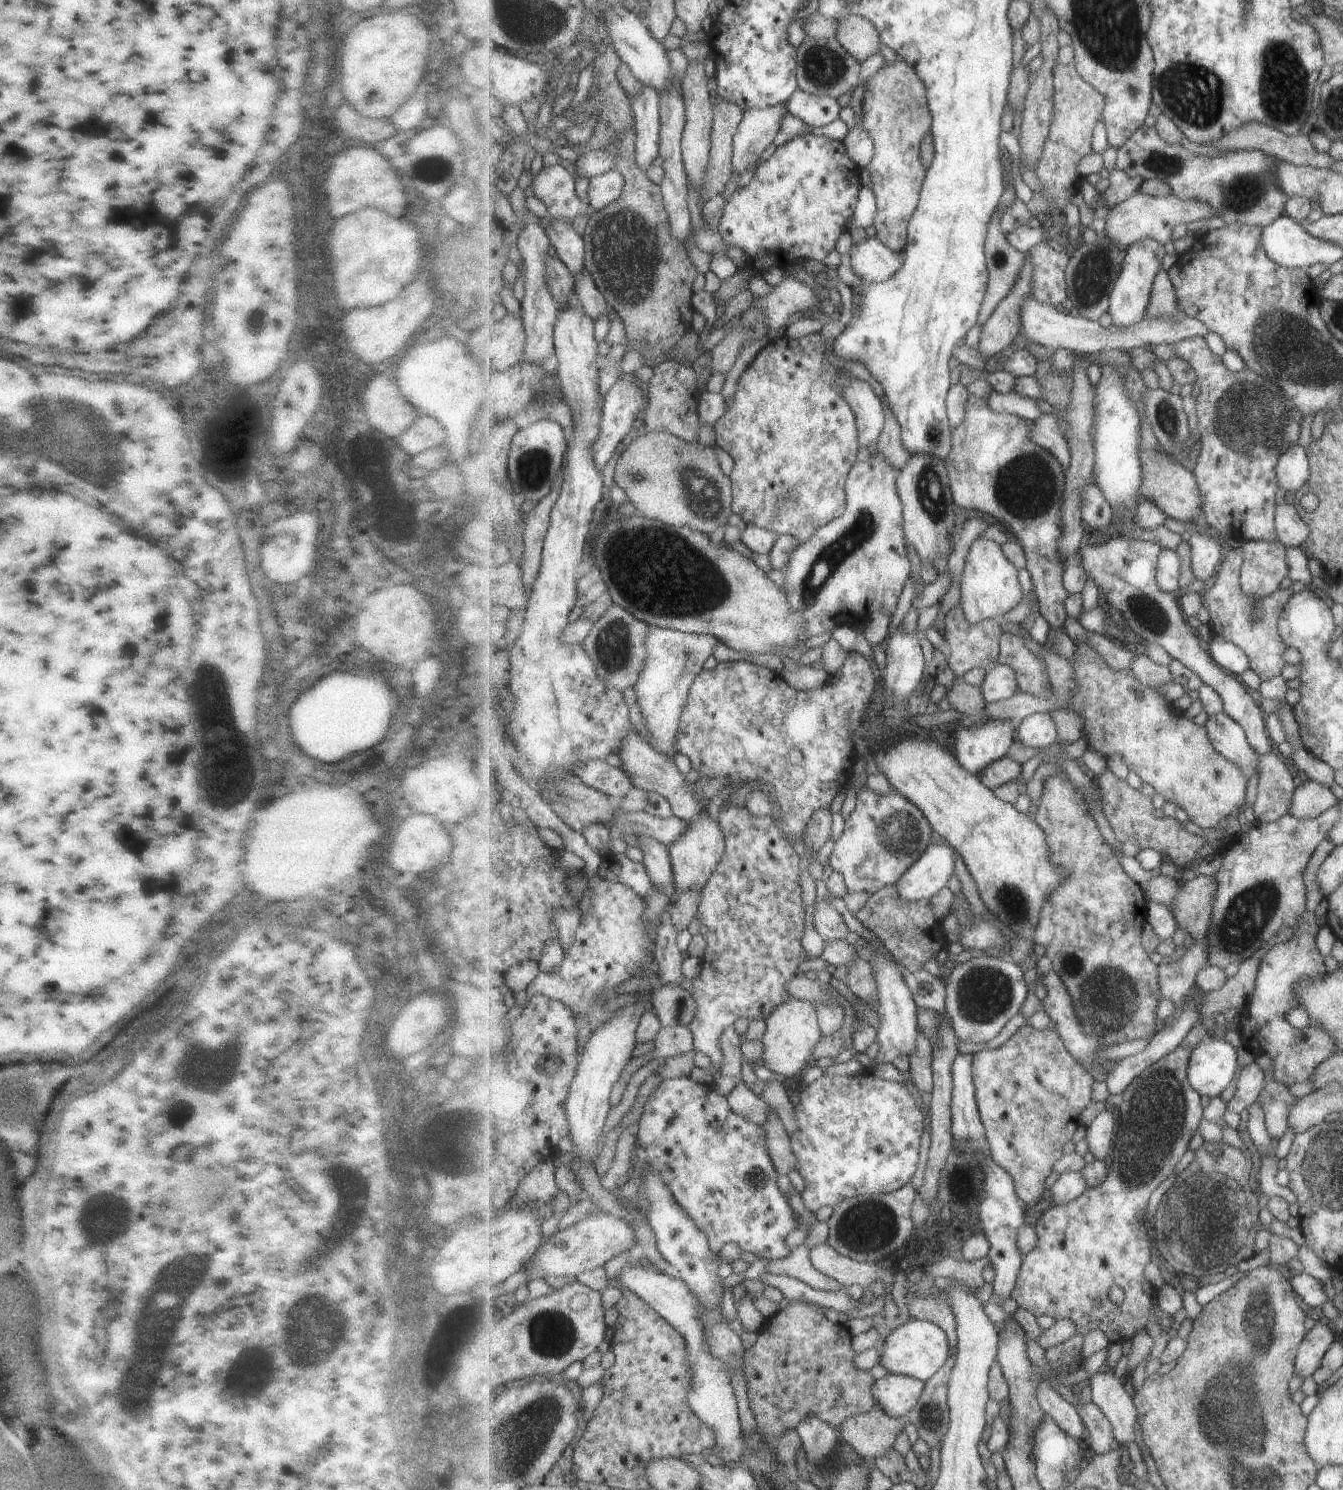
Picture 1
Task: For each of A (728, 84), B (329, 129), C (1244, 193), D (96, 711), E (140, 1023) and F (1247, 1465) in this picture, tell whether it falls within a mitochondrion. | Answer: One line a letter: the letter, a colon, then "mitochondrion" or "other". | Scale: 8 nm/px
A: other
B: other
C: mitochondrion
D: other
E: mitochondrion
F: mitochondrion

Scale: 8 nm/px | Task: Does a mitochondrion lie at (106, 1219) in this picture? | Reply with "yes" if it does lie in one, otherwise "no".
yes

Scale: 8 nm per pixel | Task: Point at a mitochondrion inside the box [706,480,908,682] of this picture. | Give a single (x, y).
(826, 562)

